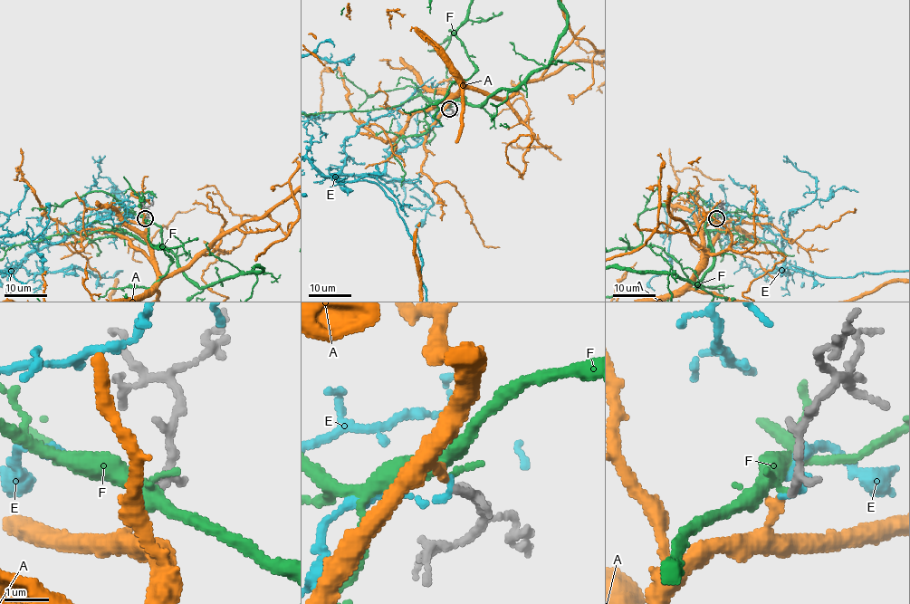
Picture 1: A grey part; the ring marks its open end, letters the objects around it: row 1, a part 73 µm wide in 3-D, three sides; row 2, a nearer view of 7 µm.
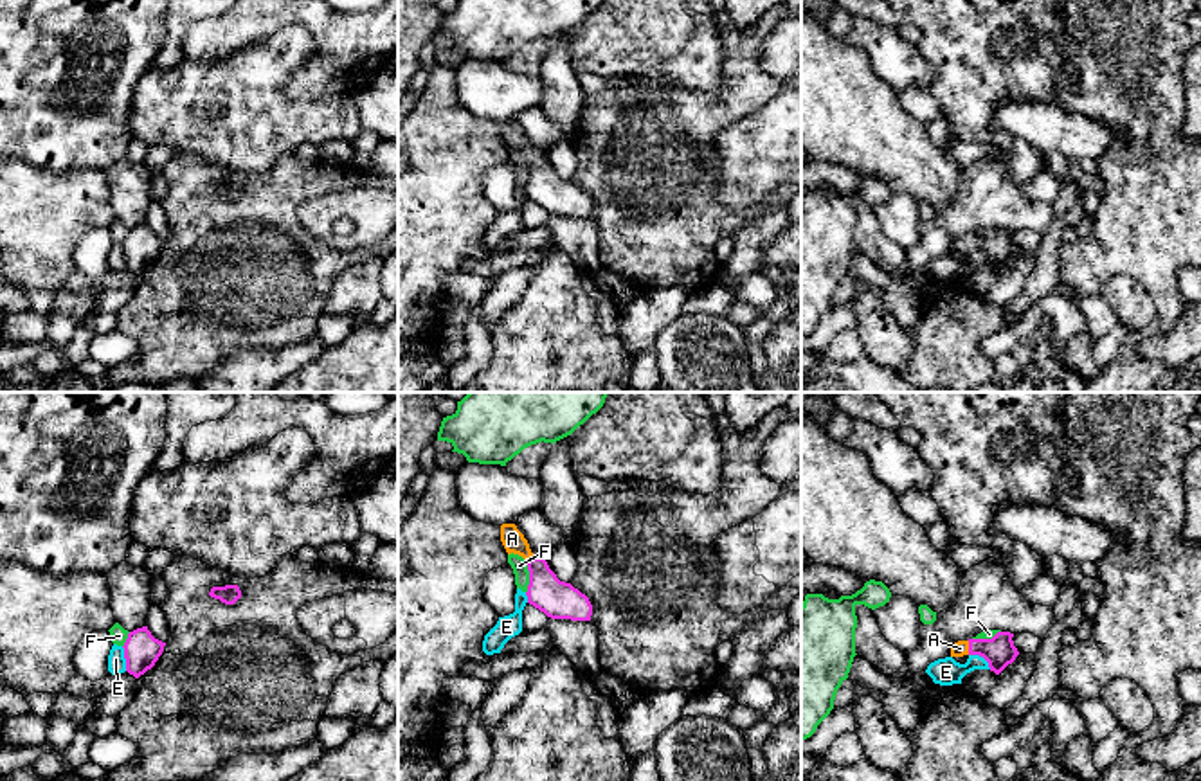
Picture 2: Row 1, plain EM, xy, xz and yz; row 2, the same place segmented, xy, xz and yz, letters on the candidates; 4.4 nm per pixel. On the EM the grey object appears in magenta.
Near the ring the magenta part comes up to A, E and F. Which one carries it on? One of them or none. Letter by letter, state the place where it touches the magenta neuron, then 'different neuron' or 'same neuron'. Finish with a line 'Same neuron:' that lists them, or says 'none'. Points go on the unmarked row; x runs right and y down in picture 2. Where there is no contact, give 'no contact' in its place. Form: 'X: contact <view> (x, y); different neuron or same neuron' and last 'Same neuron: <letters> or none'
A: contact yz (969, 245); same neuron
E: contact yz (982, 252); different neuron
F: contact xz (530, 173); different neuron
Same neuron: A

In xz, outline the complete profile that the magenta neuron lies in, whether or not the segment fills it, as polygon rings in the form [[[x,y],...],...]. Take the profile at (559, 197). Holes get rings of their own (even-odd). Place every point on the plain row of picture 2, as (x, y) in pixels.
[[[544,155],[528,158],[528,200],[551,216],[591,218],[592,202],[571,180],[560,178]]]

